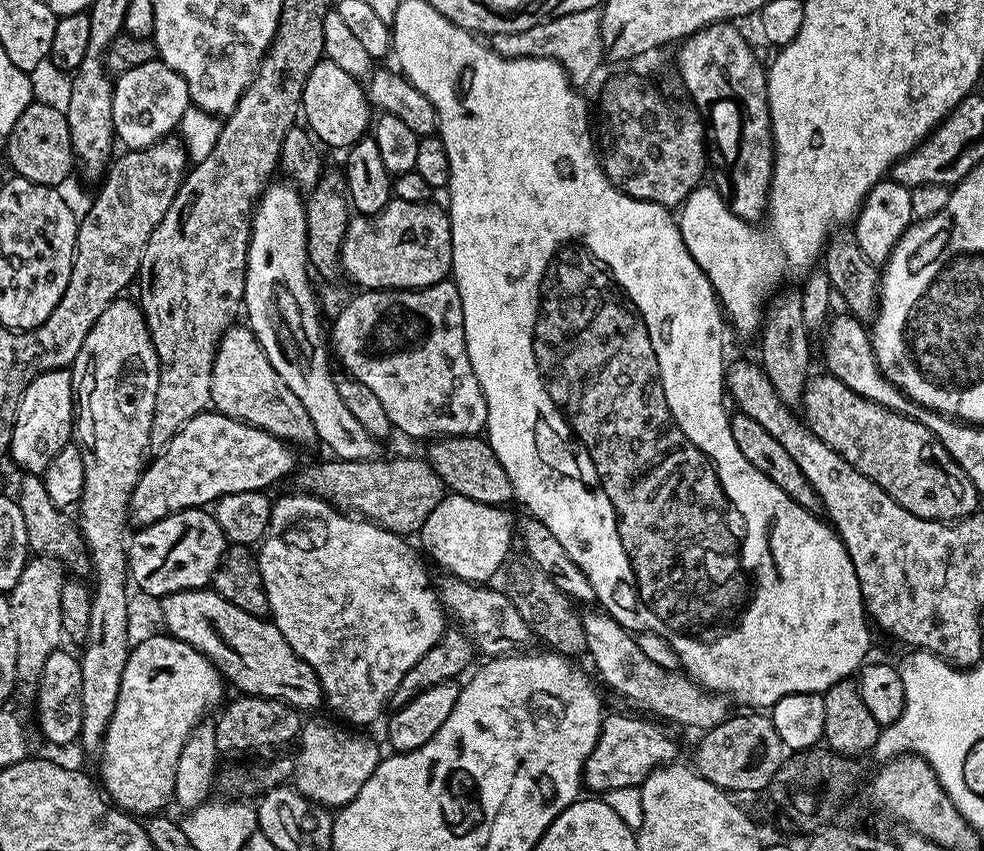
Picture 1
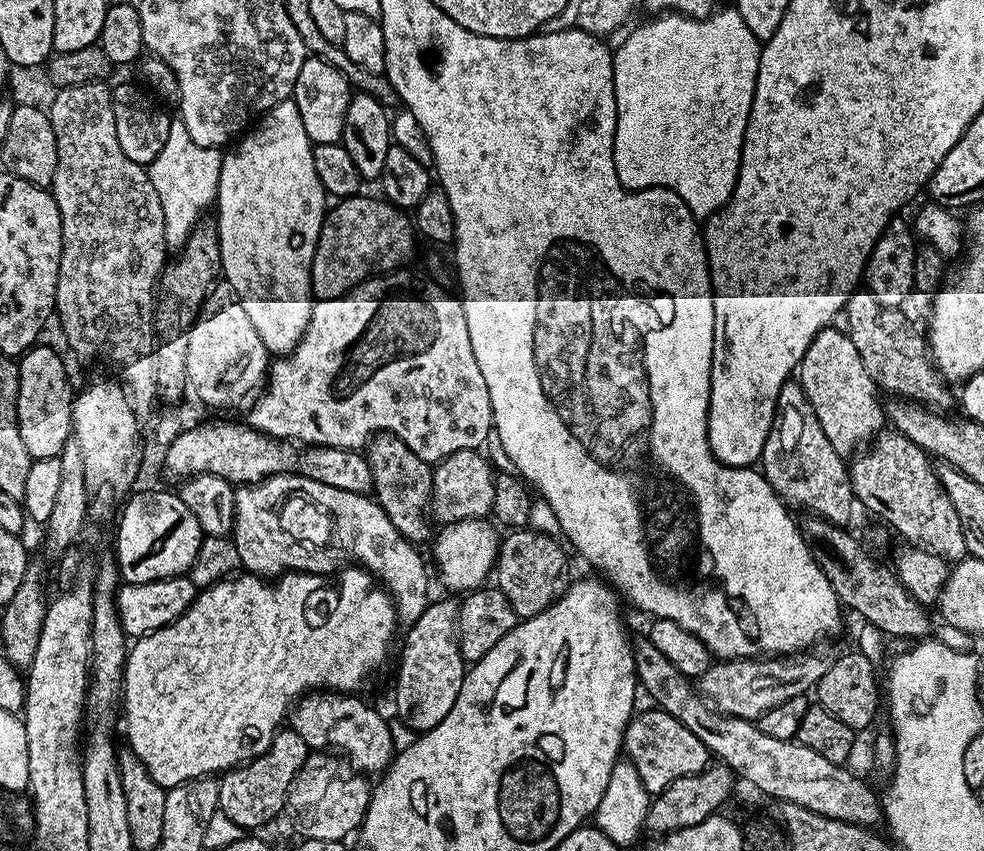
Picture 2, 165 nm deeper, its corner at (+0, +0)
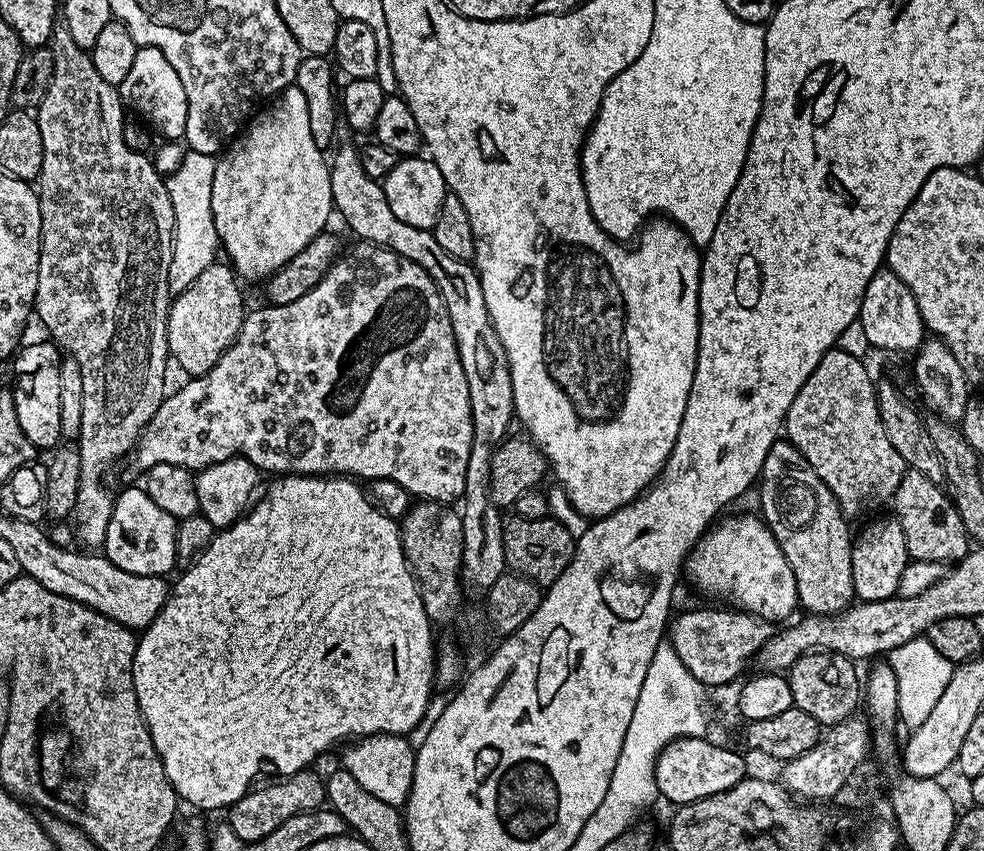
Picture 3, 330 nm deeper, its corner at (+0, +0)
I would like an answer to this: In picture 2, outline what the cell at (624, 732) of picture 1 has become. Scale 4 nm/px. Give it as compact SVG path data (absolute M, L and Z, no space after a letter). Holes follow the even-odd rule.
M663 710L644 712L633 715L628 728L624 731L622 752L632 761L634 770L642 778L642 786L650 794L659 794L678 778L686 778L698 774L710 763L710 753L707 746L701 742L678 718Z

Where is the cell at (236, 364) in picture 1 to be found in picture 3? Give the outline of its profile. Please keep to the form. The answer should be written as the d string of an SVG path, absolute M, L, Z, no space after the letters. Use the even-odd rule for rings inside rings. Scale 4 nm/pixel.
M215 262L210 264L198 278L195 278L188 289L171 301L168 309L168 350L171 359L184 372L189 372L189 377L205 376L212 371L212 367L224 356L224 353L235 344L240 328L244 325L246 307L244 296L240 293L241 281L235 271L227 263Z

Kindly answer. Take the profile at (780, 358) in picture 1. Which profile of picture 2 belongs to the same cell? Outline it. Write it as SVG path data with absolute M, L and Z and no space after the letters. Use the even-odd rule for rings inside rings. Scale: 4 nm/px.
M799 382L784 384L778 394L774 422L759 463L770 486L789 509L805 508L808 514L827 523L847 525L854 505L849 465L822 434L818 414L814 414L814 406L810 406Z

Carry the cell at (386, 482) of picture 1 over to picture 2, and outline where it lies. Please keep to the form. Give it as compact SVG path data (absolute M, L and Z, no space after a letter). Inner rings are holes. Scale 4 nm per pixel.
M474 448L458 450L433 467L430 516L437 525L484 520L492 516L497 473L492 472L491 462L482 453Z

